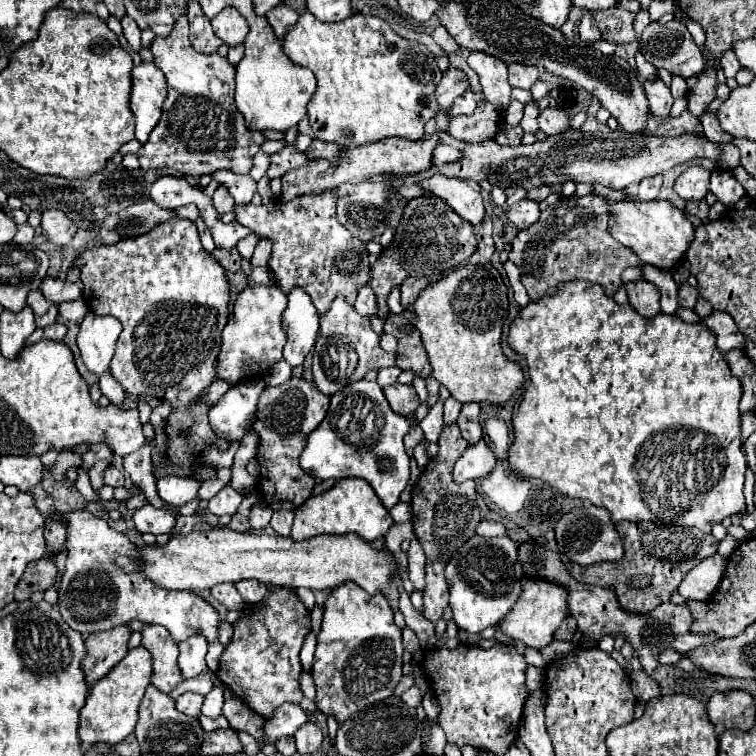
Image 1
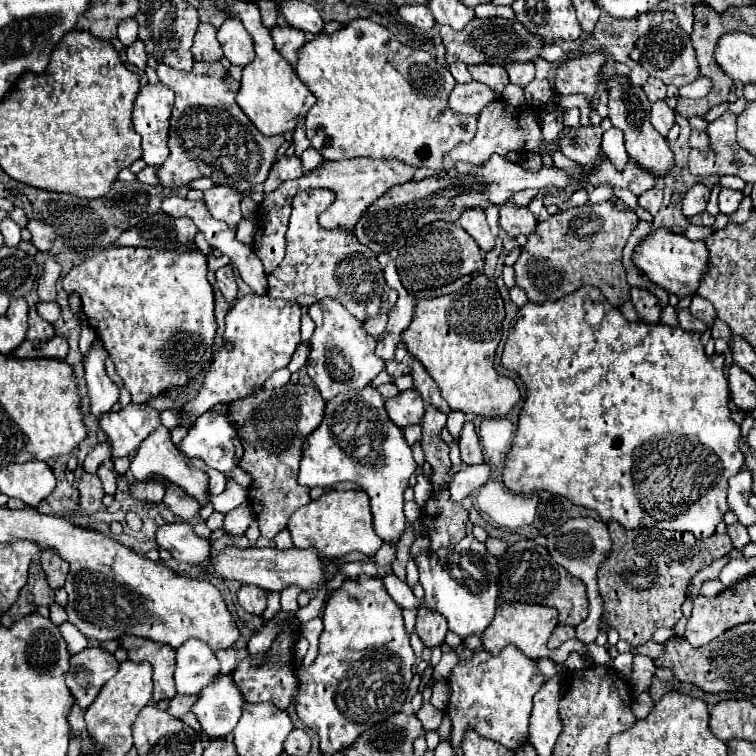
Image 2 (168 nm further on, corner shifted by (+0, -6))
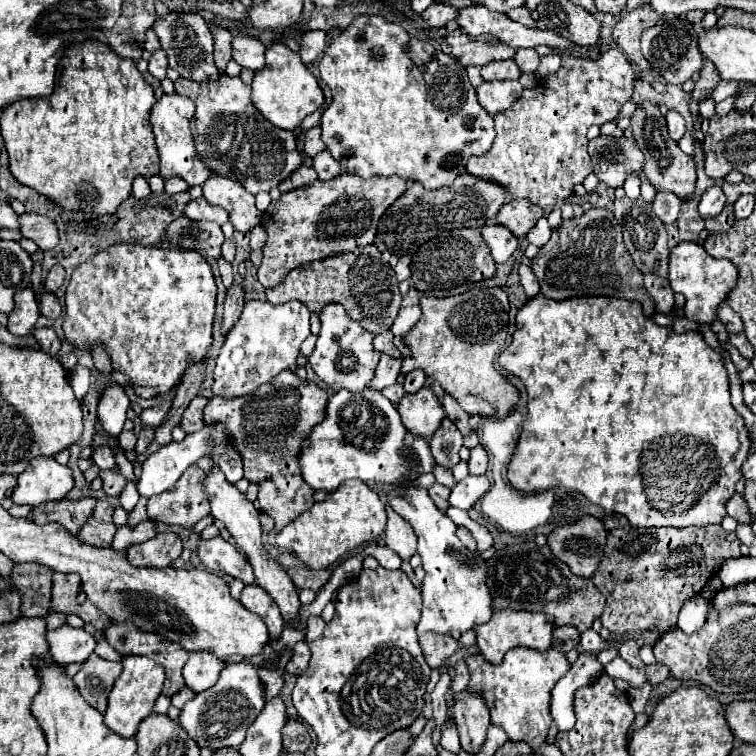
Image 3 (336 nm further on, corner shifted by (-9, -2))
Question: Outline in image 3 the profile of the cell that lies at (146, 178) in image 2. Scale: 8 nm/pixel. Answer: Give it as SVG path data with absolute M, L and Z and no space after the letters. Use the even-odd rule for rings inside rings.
M170 177L164 181L164 191L166 193L178 193L178 191L186 191L188 183L182 177Z

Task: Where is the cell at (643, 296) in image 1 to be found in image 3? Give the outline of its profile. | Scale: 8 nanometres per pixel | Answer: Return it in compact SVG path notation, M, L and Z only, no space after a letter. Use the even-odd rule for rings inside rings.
M644 275L644 287L648 289L650 297L654 299L658 313L670 313L674 305L674 291L668 283L668 279L662 279L658 275Z

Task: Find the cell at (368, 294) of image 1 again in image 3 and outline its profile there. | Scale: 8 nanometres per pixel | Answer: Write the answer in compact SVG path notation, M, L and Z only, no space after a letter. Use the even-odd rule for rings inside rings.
M388 329L388 331L378 333L378 335L376 335L376 339L374 339L374 347L376 347L376 351L386 351L388 355L400 357L400 353L398 353L398 349L394 347L392 339L394 339L394 335L392 335L392 331L390 331L390 329Z

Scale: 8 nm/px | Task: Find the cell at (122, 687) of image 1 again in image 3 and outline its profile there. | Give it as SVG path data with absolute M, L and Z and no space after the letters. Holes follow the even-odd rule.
M124 657L122 659L122 675L116 679L114 689L108 695L108 707L104 713L104 723L108 729L118 733L120 737L134 737L140 721L144 721L150 713L152 707L162 691L164 685L164 667L158 667L152 659L146 657Z

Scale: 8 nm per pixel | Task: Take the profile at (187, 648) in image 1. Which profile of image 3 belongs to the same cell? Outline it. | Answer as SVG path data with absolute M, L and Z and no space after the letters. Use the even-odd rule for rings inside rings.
M192 651L184 665L184 681L192 691L200 693L218 681L224 665L226 661L212 651Z

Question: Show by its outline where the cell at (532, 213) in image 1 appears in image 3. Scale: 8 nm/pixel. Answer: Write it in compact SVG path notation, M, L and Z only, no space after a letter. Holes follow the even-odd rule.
M510 199L502 205L502 211L498 213L498 223L508 227L516 237L524 237L542 215L542 207L530 203L528 199Z

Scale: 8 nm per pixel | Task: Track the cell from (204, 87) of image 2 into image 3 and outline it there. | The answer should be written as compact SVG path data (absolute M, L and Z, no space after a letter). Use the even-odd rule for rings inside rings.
M222 73L216 81L192 81L180 77L174 81L176 93L190 97L196 103L196 113L190 121L194 145L200 159L212 173L242 183L252 195L270 191L282 179L302 165L302 157L296 149L296 137L292 131L284 131L266 121L250 101L250 85L240 77L228 77Z

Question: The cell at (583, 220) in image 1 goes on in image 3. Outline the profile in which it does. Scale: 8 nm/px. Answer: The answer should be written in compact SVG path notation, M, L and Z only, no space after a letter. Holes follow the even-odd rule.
M590 209L582 217L564 221L562 227L552 229L550 241L538 251L530 267L538 277L542 295L548 299L562 301L582 295L624 297L638 301L648 317L654 313L654 303L642 283L642 273L636 269L622 241L622 229L608 209Z

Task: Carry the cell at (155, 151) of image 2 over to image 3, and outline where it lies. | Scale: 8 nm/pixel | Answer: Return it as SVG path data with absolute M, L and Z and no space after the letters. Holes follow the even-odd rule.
M172 93L172 95L162 95L152 111L150 111L150 123L152 123L152 131L156 137L156 149L160 155L160 175L172 177L172 175L180 175L182 179L186 179L186 183L190 187L194 185L204 185L206 179L212 175L210 169L200 161L196 149L194 149L194 137L190 133L190 119L194 115L194 103L192 99Z

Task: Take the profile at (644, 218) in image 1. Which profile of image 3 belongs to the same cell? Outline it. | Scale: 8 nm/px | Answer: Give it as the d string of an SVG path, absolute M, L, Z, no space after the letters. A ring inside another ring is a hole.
M686 241L670 249L668 279L670 287L686 297L684 315L696 323L712 323L716 319L716 307L726 301L728 291L736 283L736 267L728 259L716 259L708 255L702 245Z

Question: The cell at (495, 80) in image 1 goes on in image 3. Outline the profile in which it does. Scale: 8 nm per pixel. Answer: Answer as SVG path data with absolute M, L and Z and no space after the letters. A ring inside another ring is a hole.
M514 59L506 61L490 61L488 65L482 67L482 79L484 81L494 81L494 79L518 79L522 73L518 71L518 65Z

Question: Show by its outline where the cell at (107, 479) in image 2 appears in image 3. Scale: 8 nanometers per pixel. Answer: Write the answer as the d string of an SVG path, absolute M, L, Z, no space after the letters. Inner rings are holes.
M98 447L94 451L94 461L100 469L114 469L116 467L116 457L114 457L114 451L110 447Z

